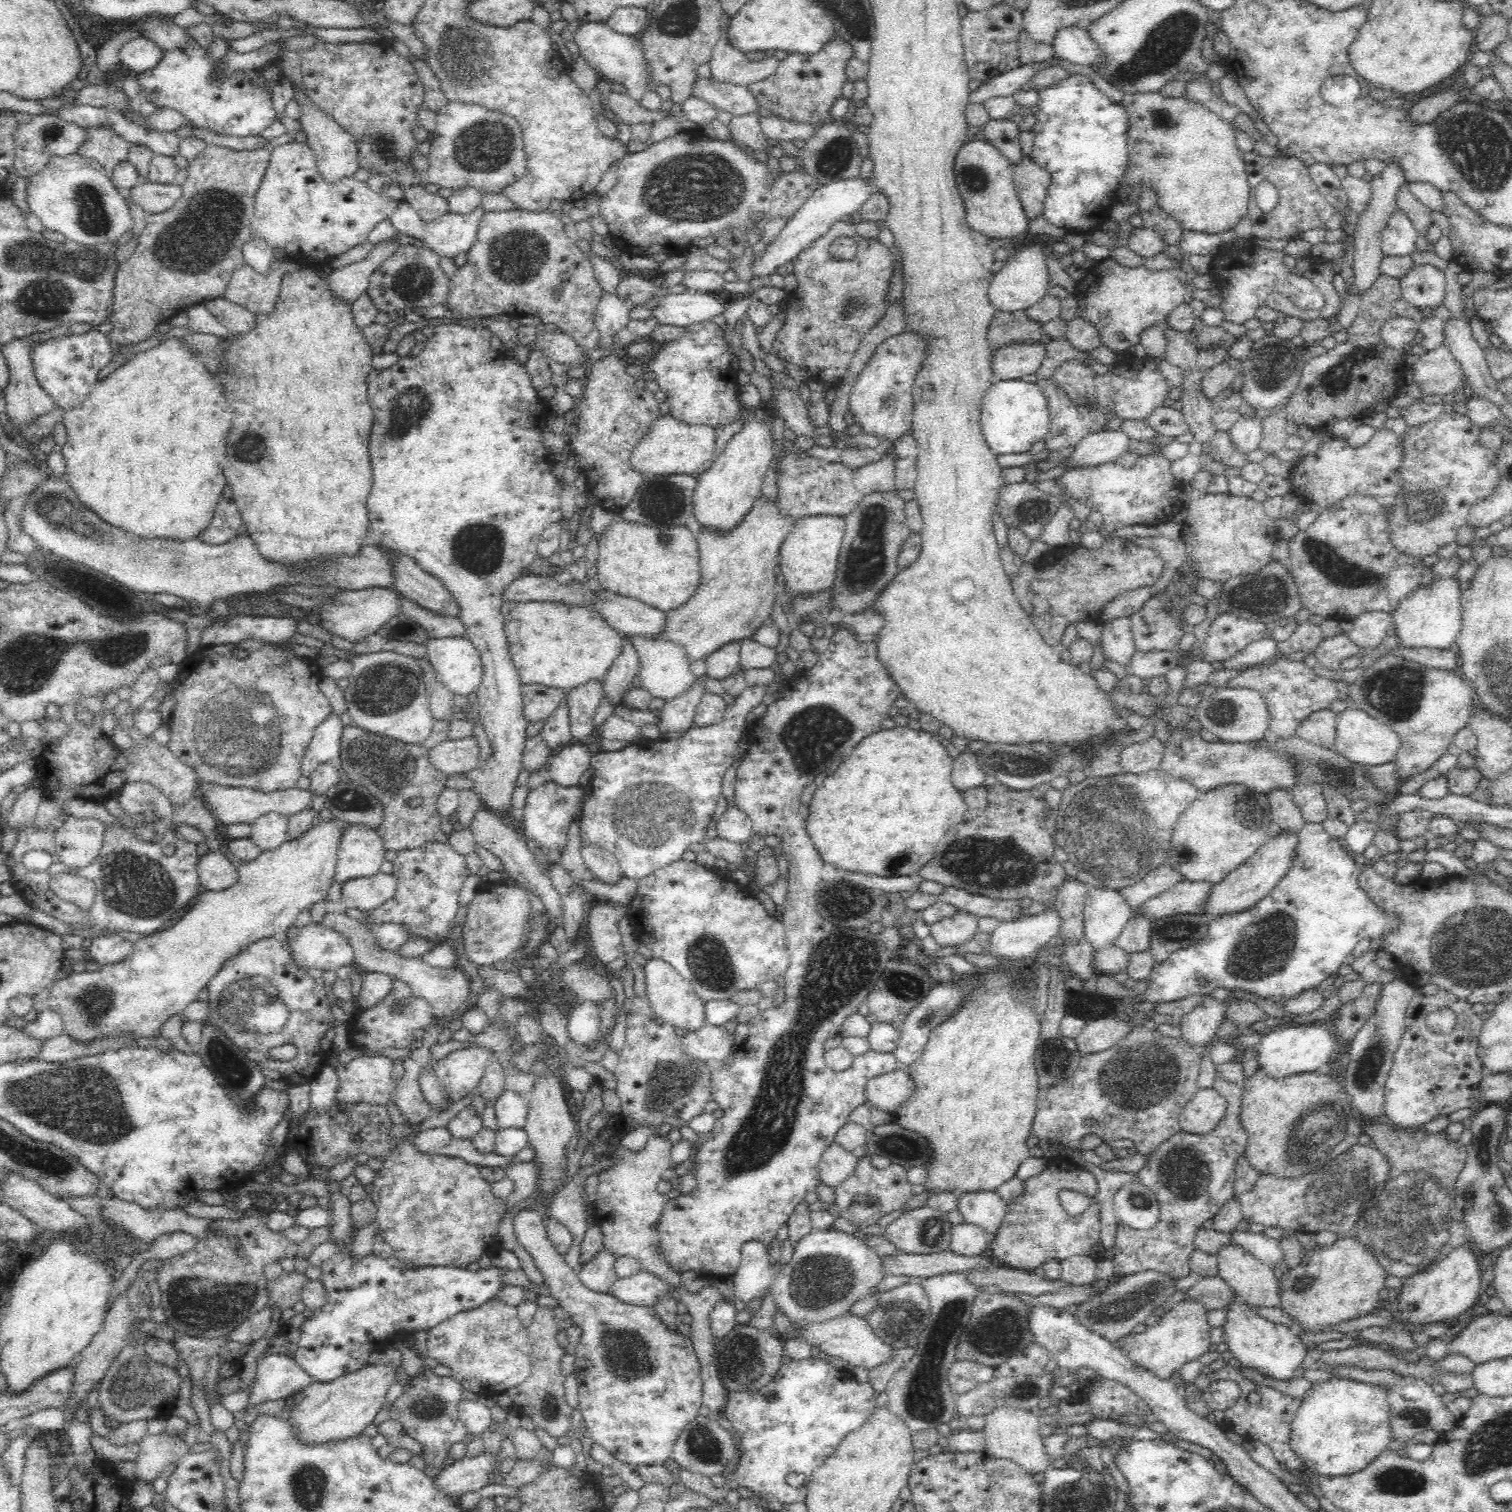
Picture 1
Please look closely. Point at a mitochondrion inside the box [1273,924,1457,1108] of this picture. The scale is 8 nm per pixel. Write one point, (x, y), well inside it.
(1366, 1069)

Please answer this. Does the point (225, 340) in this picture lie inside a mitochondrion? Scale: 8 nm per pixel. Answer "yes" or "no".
no

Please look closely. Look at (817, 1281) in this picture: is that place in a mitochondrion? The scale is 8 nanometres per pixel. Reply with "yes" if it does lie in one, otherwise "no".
yes

